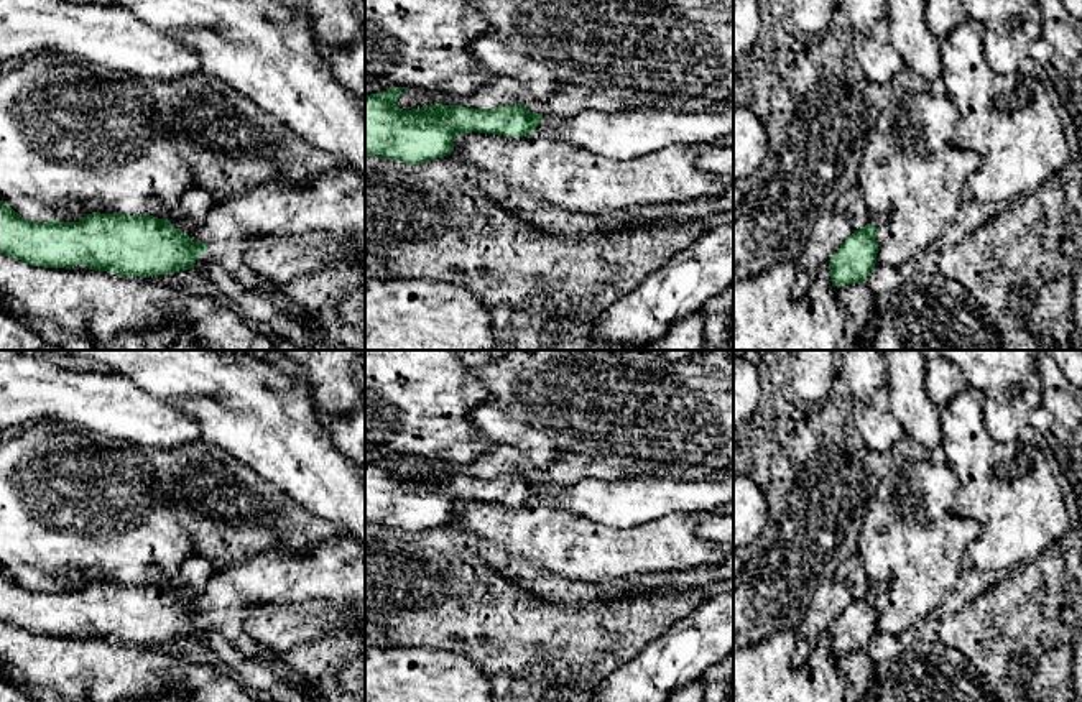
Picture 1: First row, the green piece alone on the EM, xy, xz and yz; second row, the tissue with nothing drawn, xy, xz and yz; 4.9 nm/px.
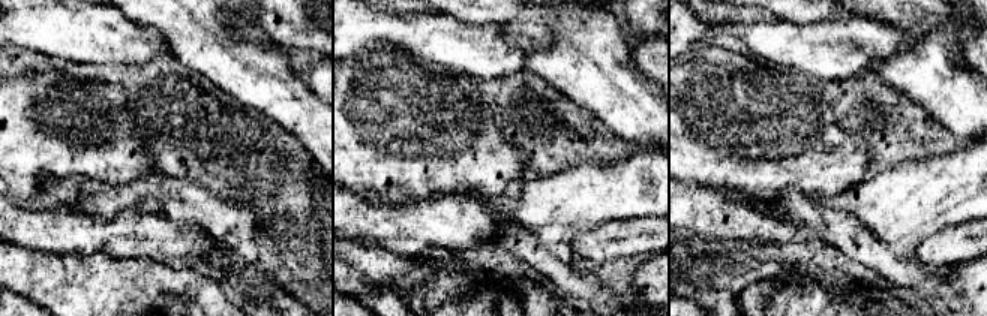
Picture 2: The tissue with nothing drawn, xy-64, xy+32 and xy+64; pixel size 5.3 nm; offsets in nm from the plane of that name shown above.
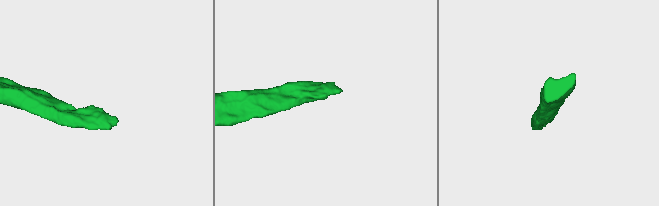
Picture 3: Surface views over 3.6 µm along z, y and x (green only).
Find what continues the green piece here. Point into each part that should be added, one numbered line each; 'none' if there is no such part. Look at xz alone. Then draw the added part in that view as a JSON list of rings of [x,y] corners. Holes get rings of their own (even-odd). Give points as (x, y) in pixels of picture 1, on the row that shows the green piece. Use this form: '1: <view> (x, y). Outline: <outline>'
1: xz (630, 133). Outline: [[[651,107],[623,112],[579,109],[567,118],[543,115],[543,122],[536,127],[534,133],[571,143],[605,158],[631,159],[668,145],[717,146],[722,138],[733,138],[733,112],[727,107],[692,113]]]

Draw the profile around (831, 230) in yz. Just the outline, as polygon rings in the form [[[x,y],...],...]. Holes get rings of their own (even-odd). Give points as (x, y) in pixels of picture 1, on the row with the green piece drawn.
[[[832,210],[819,217],[812,233],[804,243],[804,252],[796,263],[796,284],[793,291],[796,299],[809,289],[817,271],[827,265],[829,258],[853,232],[853,222],[847,214]]]

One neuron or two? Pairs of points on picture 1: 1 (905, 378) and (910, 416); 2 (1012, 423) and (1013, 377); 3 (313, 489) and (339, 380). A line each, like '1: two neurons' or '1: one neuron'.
1: one neuron
2: one neuron
3: two neurons

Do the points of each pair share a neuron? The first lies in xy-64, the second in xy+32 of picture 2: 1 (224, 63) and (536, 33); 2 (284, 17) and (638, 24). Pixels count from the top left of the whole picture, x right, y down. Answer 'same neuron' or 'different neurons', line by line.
1: different neurons
2: same neuron

